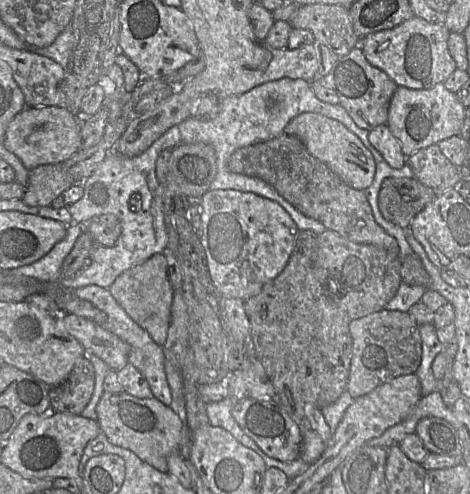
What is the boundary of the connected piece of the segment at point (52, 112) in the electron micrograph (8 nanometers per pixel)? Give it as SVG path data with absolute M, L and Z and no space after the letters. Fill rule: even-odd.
M26 106L8 124L4 145L31 170L39 165L63 163L79 150L81 116L60 106Z

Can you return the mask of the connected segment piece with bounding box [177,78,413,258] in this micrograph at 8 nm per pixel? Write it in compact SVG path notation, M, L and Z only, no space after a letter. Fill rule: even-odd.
M281 78L269 81L254 87L242 95L227 96L219 99L219 111L215 118L205 120L189 117L177 126L181 143L205 143L213 147L216 155L217 173L209 185L209 190L233 189L242 192L252 192L278 203L290 215L299 231L311 230L317 235L324 232L326 228L320 222L297 211L267 183L256 177L231 172L227 165L230 156L235 150L278 136L283 133L286 124L298 114L303 112L318 113L342 123L361 140L363 145L372 154L376 166L375 175L372 184L363 190L363 192L371 206L373 217L376 223L382 227L386 233L396 239L399 246L400 258L413 253L406 240L404 229L385 220L377 203L380 186L385 178L413 177L413 172L408 164L398 169L390 167L379 151L369 142L369 130L359 128L340 104L330 104L319 100L313 93L309 81L292 78Z

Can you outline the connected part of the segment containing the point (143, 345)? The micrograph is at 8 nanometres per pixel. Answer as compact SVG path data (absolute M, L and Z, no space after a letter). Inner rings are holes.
M88 285L76 289L74 293L80 299L91 302L107 315L107 321L101 327L130 345L131 350L128 362L137 368L145 377L153 397L170 407L172 404L172 394L164 371L165 356L162 346L156 344L150 335L129 317L126 311L111 295L109 289L96 285Z

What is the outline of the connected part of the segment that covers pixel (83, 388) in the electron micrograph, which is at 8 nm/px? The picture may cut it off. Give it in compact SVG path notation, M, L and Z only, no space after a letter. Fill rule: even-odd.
M82 357L75 363L68 378L51 387L51 410L80 415L89 403L94 391L95 374L91 362Z

